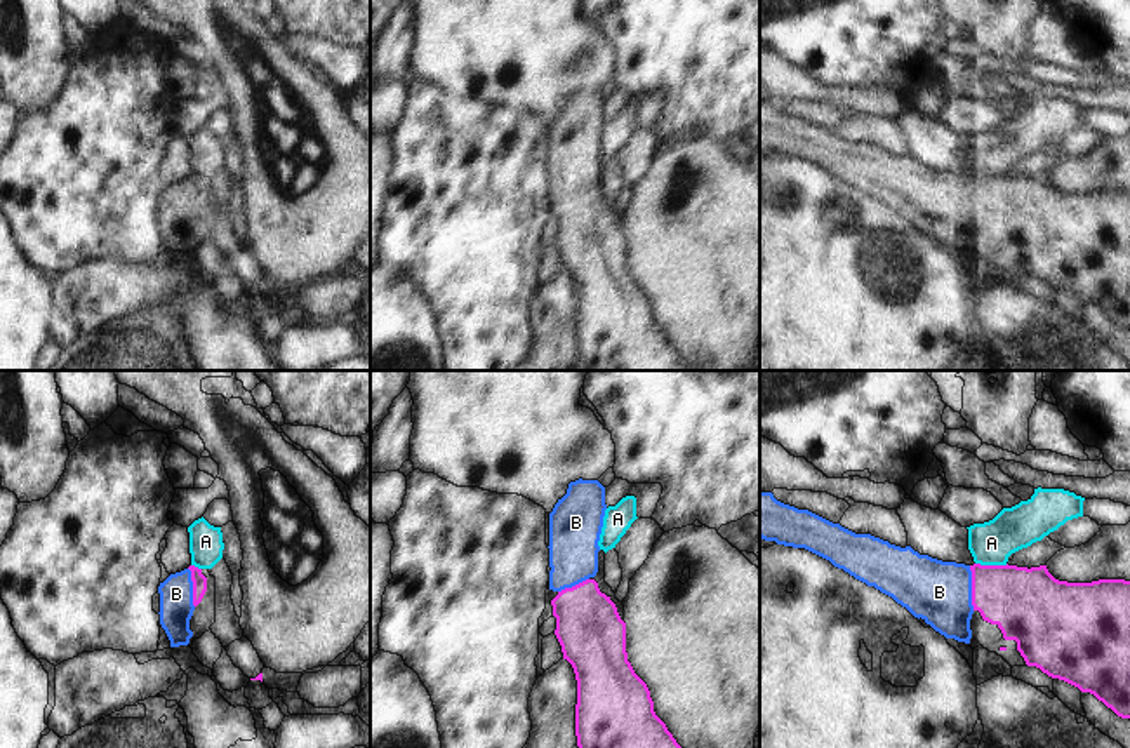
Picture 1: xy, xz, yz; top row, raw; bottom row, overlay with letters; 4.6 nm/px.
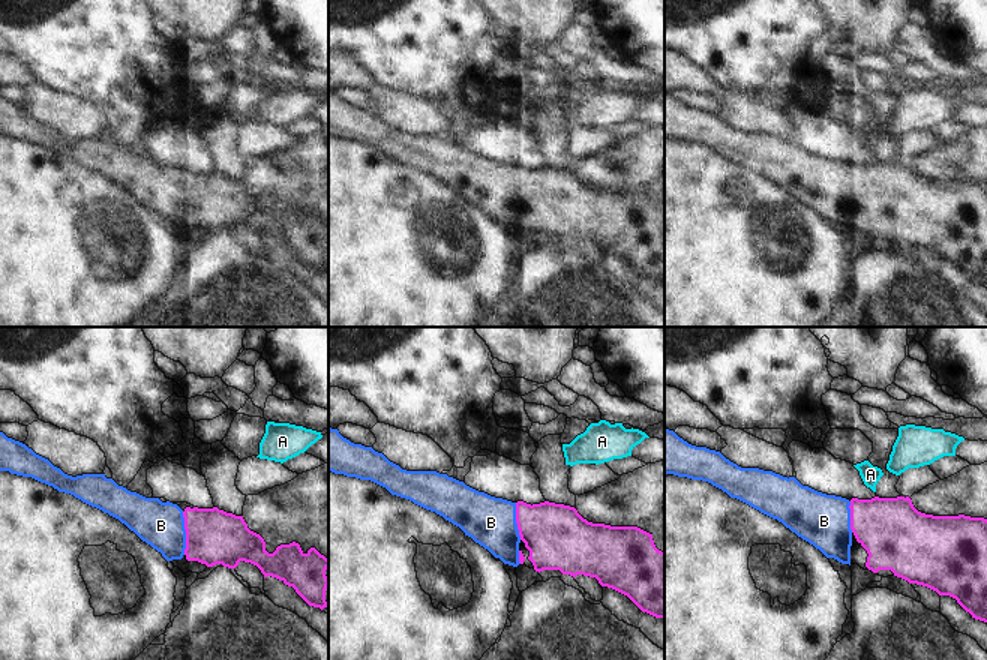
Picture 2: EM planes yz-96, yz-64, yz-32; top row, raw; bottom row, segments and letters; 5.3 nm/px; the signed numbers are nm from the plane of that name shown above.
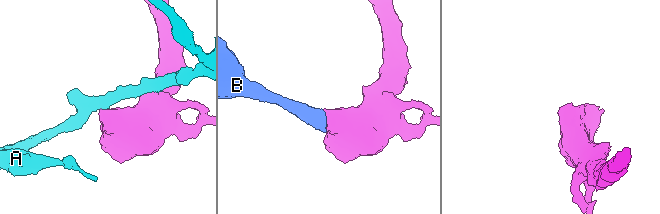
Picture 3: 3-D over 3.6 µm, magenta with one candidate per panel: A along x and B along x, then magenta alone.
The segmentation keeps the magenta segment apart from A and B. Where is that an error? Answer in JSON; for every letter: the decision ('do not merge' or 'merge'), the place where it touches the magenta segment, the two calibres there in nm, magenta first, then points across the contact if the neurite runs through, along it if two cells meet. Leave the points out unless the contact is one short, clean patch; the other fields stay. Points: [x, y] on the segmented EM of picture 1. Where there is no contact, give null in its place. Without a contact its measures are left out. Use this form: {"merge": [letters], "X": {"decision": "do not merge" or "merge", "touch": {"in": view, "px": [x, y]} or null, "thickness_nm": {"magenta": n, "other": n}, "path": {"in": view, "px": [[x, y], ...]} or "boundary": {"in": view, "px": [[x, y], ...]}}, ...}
{"merge": ["B"], "A": {"decision": "do not merge", "touch": {"in": "yz", "px": [991, 566]}, "thickness_nm": {"magenta": 340, "other": 200}, "boundary": {"in": "yz", "px": [[976, 562], [1007, 564]]}}, "B": {"decision": "merge", "touch": {"in": "yz", "px": [972, 588]}, "thickness_nm": {"magenta": 320, "other": 280}, "path": {"in": "yz", "px": [[1024, 602], [990, 588], [972, 588], [939, 592]]}}}

